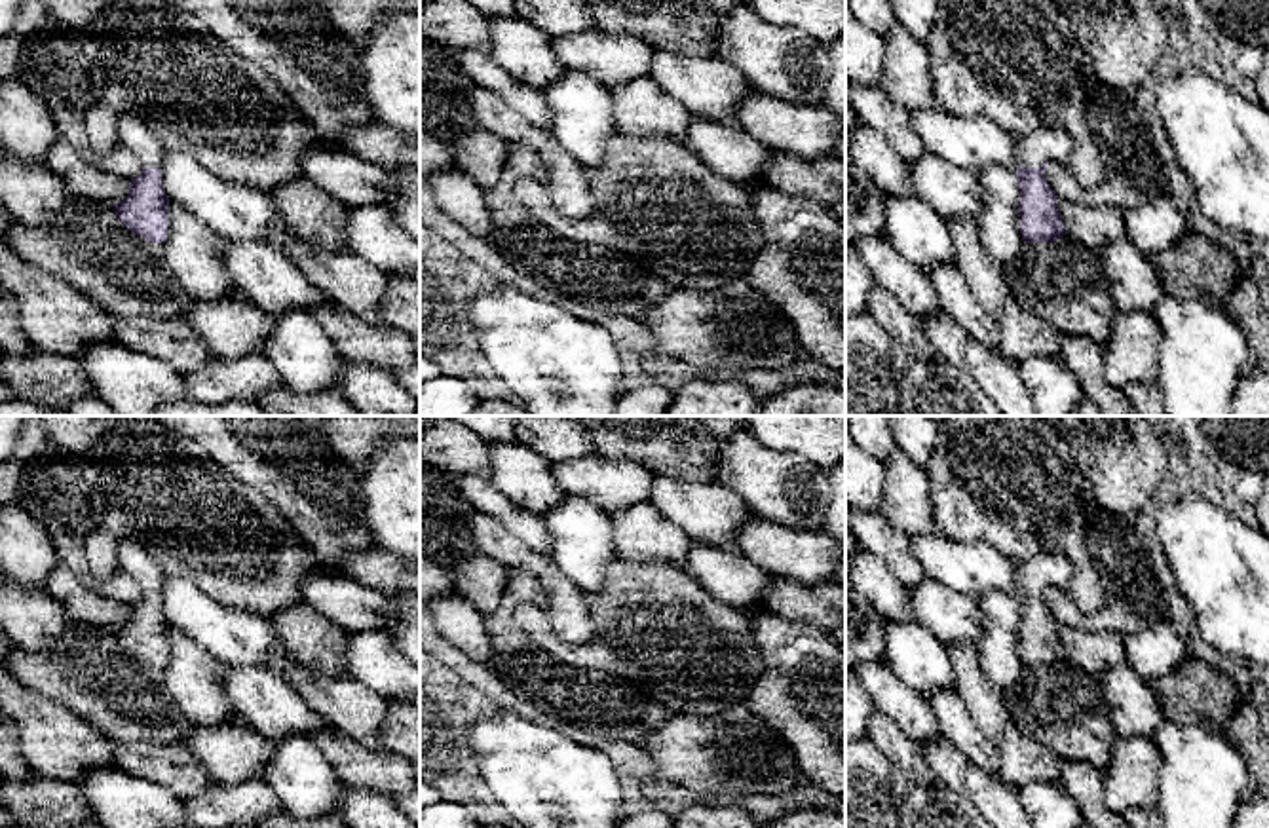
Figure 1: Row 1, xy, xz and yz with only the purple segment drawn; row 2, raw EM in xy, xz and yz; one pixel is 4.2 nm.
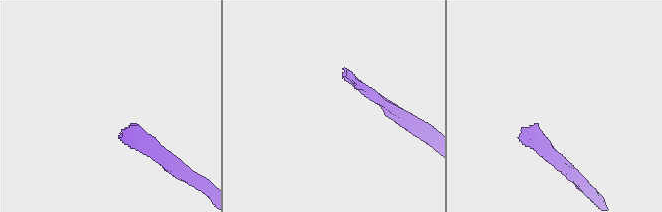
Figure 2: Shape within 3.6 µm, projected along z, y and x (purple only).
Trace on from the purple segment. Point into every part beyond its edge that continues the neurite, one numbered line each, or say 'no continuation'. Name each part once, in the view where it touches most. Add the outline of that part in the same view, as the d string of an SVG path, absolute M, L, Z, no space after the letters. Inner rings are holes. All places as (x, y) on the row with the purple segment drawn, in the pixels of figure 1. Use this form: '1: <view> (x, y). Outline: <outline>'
1: yz (1034, 149). Outline: M1043 127L1011 135L1018 167L1043 167L1045 161L1068 165L1073 152L1073 139L1064 129Z

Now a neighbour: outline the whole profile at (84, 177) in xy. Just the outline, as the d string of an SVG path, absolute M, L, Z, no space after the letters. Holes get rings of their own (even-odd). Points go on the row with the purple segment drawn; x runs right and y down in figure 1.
M63 137L49 146L46 165L63 179L68 196L80 199L116 205L131 192L129 180L106 173L93 158L76 152Z

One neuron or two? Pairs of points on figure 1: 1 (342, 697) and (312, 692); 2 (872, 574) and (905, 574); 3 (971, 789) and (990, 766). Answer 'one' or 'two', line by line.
1: one
2: two
3: two

